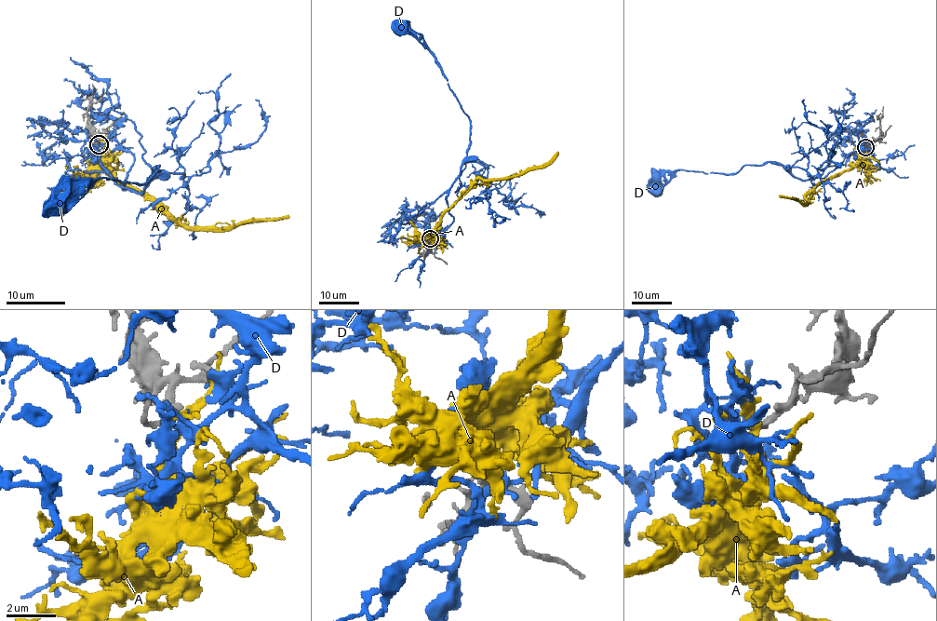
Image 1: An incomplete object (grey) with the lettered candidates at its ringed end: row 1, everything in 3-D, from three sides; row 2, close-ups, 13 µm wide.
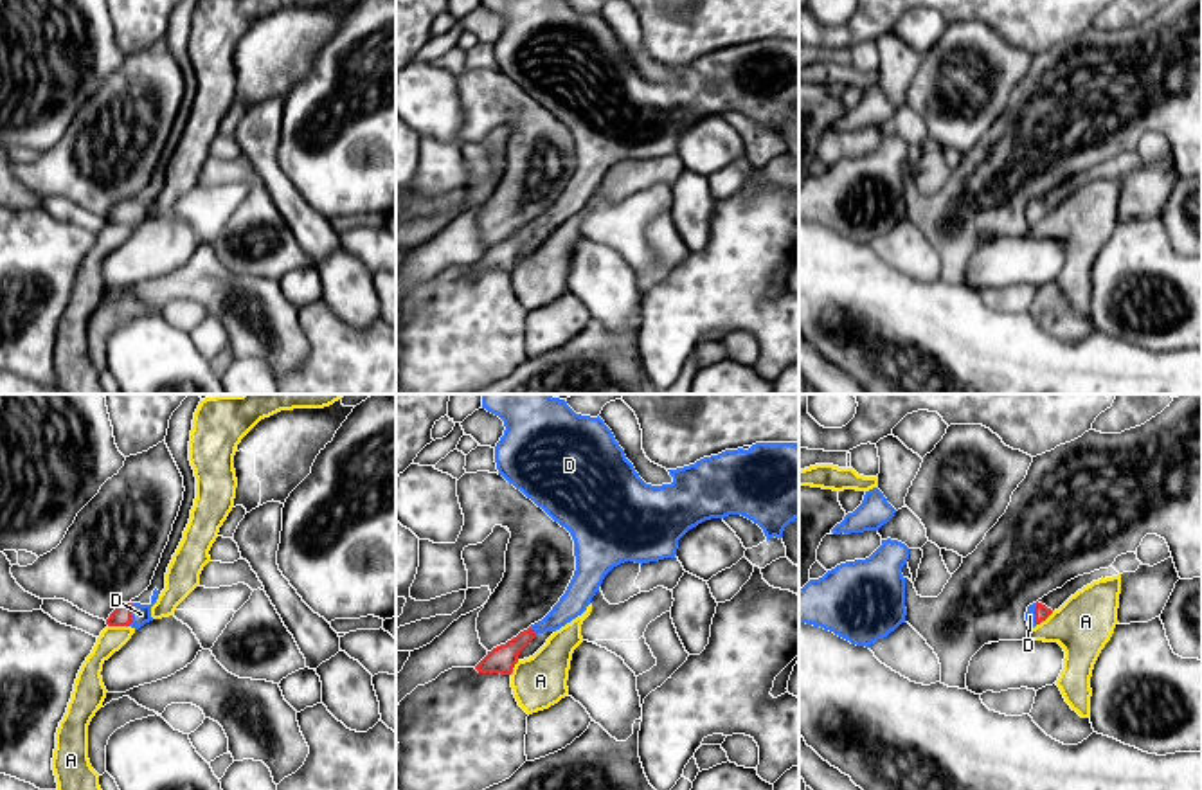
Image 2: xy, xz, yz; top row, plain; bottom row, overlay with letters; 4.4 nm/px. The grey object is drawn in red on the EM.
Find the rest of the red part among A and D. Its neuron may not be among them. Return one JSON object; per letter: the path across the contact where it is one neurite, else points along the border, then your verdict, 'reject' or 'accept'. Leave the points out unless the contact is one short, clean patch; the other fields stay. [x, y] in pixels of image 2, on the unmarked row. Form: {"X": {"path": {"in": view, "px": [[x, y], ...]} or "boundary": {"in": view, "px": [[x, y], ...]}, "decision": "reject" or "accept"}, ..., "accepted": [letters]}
{"A": {"boundary": {"in": "xy", "px": [[108, 222], [128, 224]]}, "decision": "reject"}, "D": {"path": {"in": "xy", "px": [[121, 213], [130, 211], [141, 211]]}, "decision": "accept"}, "accepted": ["D"]}

